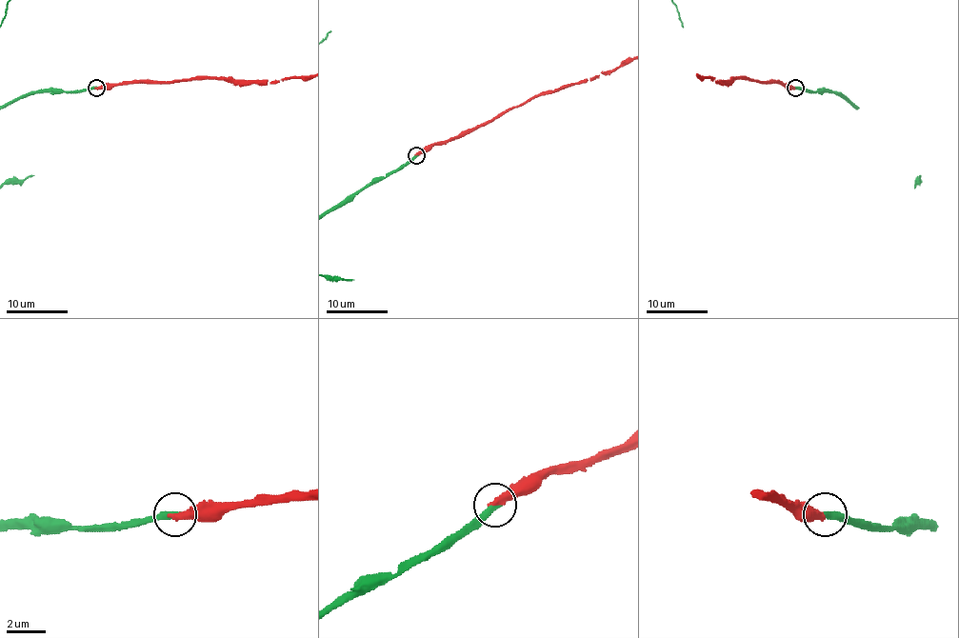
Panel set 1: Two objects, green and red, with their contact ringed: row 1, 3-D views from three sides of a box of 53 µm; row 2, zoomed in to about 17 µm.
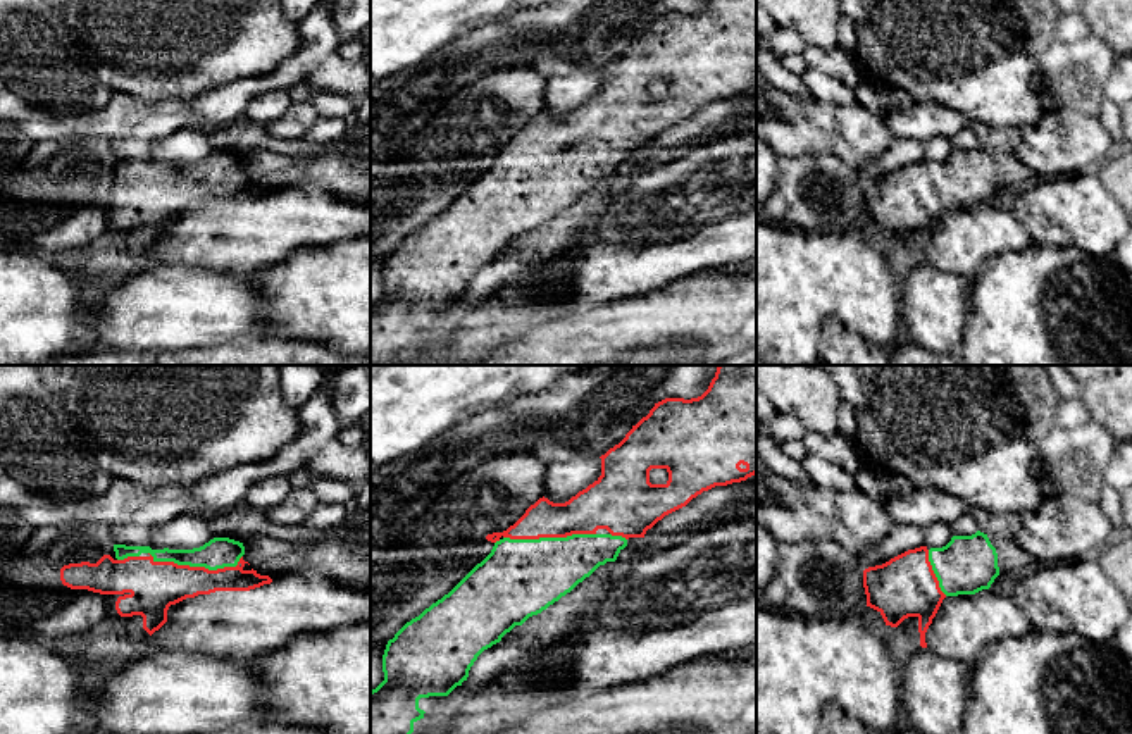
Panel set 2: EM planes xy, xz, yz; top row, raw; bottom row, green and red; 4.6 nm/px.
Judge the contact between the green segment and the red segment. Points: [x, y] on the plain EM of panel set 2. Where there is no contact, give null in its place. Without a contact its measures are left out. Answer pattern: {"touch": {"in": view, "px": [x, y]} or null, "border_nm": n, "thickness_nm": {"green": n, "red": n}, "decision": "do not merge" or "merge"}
{"touch": {"in": "xy", "px": [195, 180]}, "border_nm": 440, "thickness_nm": {"green": 140, "red": 240}, "decision": "merge"}

